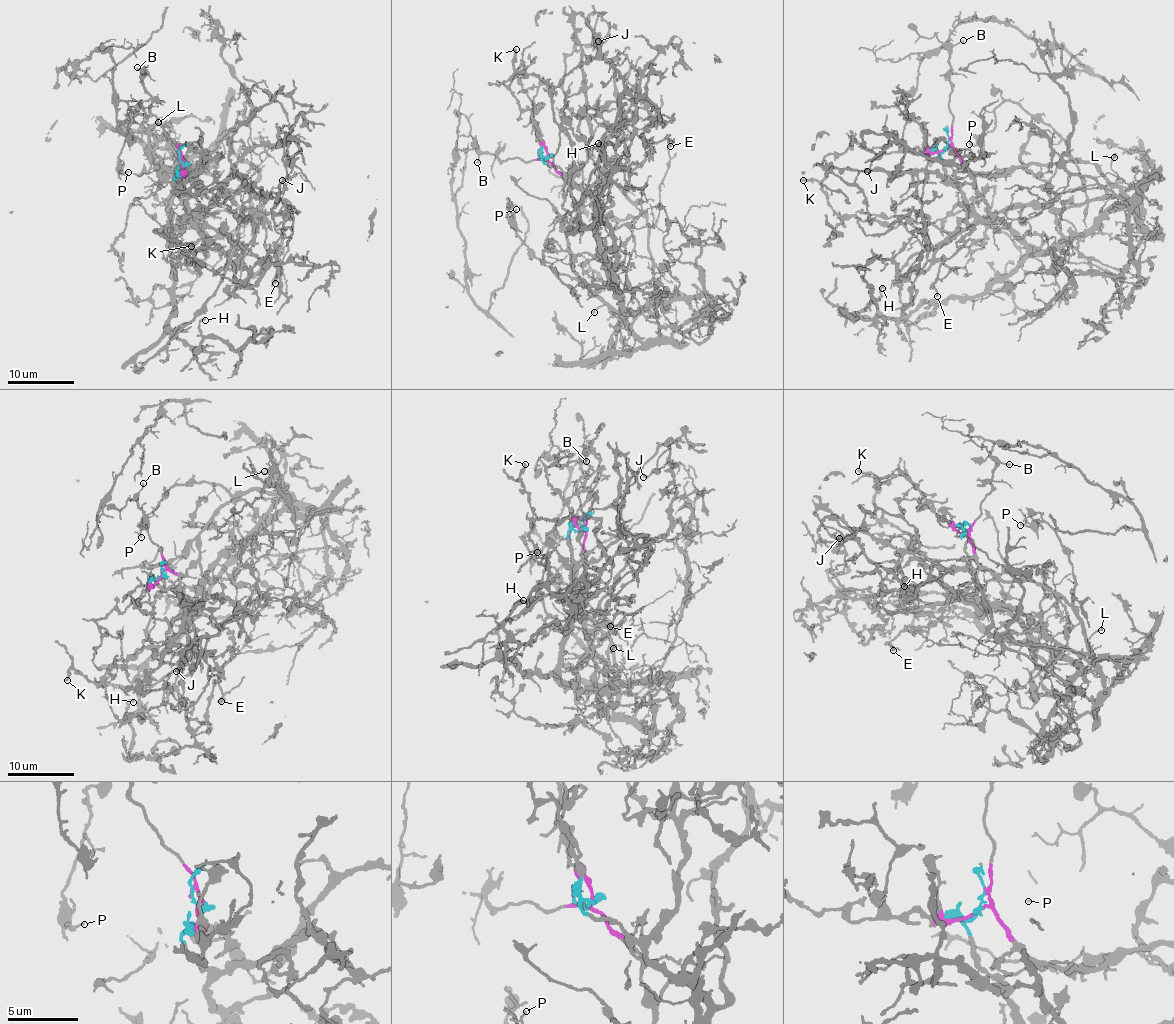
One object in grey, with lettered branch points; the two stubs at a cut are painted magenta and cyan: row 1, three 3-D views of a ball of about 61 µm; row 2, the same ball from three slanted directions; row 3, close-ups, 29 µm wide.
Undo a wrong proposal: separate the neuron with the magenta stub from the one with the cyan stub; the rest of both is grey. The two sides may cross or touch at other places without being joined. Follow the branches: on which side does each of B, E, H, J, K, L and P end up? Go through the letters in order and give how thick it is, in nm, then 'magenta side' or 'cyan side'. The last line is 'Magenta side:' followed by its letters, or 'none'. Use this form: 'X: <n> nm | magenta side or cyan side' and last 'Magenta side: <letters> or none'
B: 140 nm | magenta side
E: 180 nm | cyan side
H: 180 nm | cyan side
J: 130 nm | cyan side
K: 280 nm | cyan side
L: 120 nm | magenta side
P: 100 nm | magenta side
Magenta side: B, L, P

